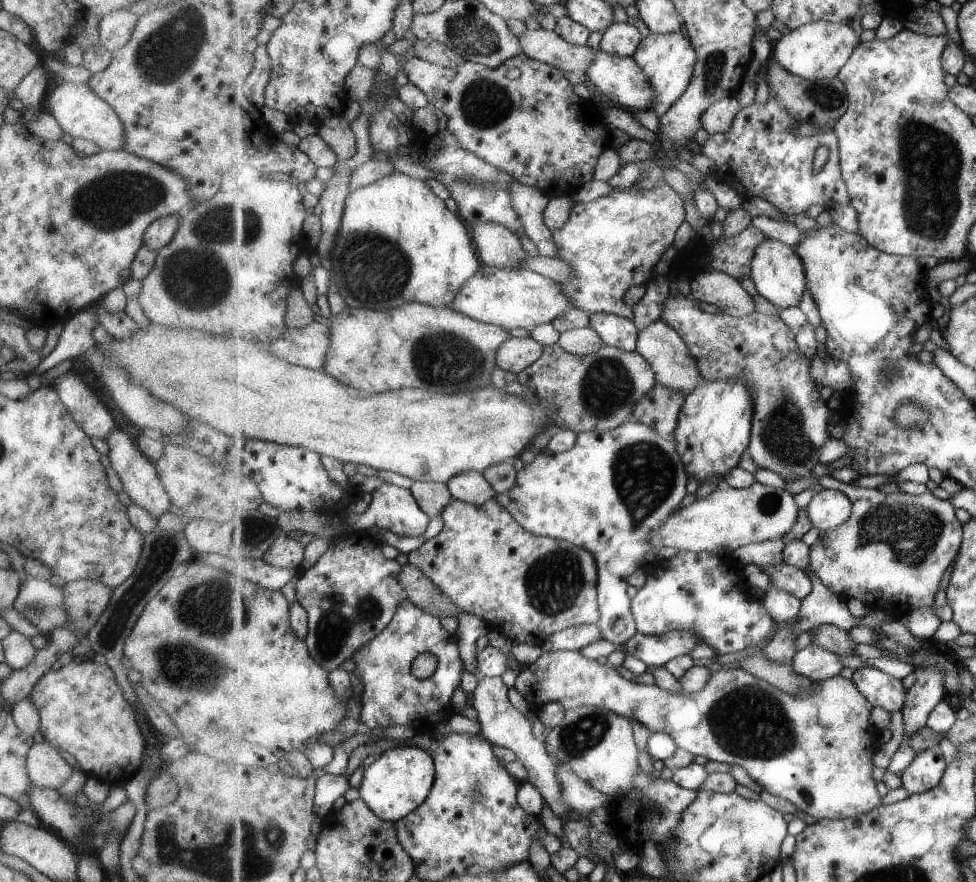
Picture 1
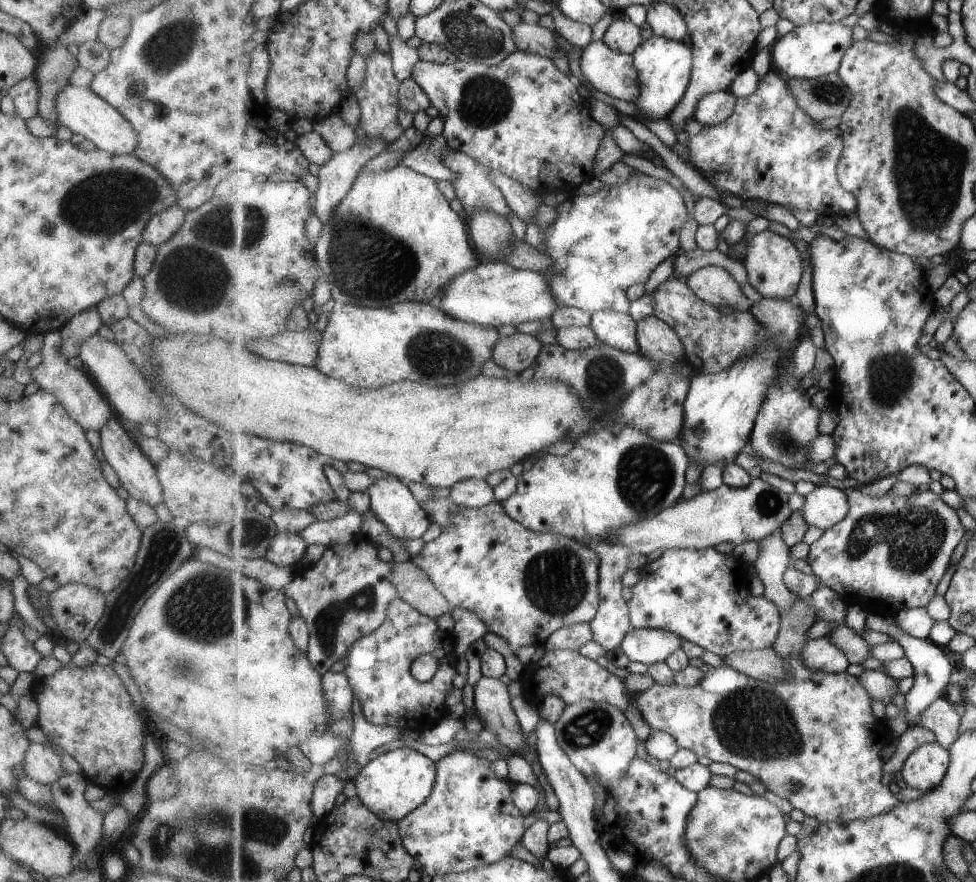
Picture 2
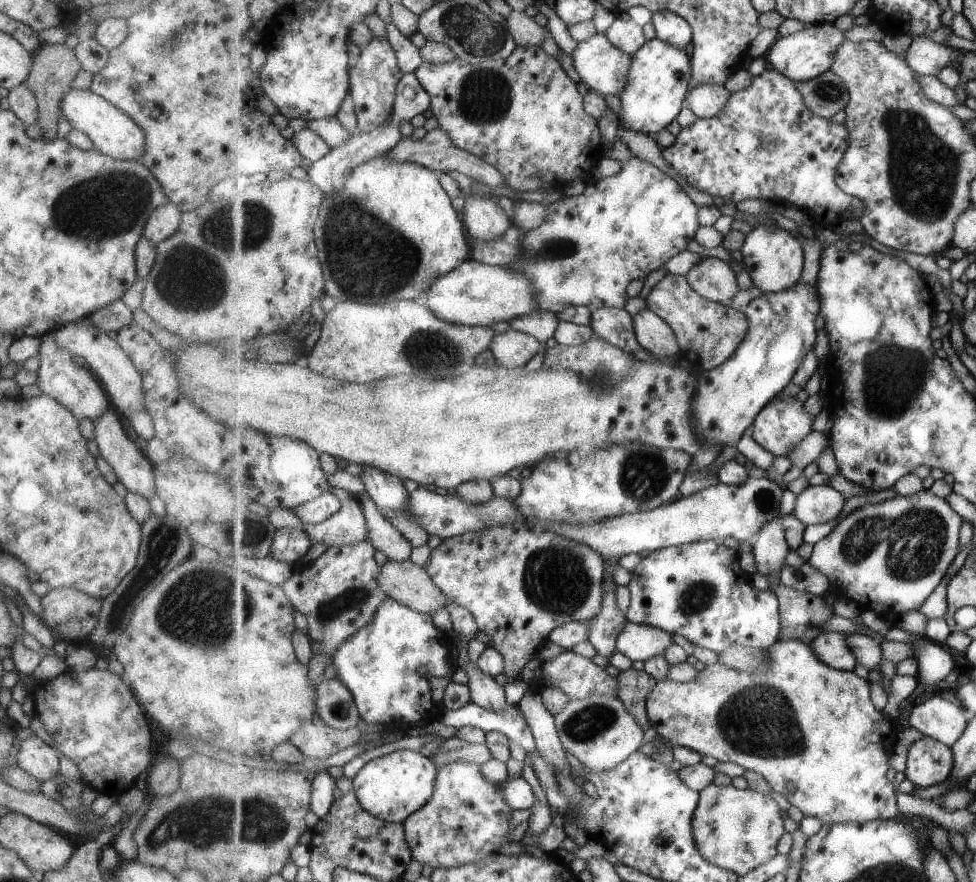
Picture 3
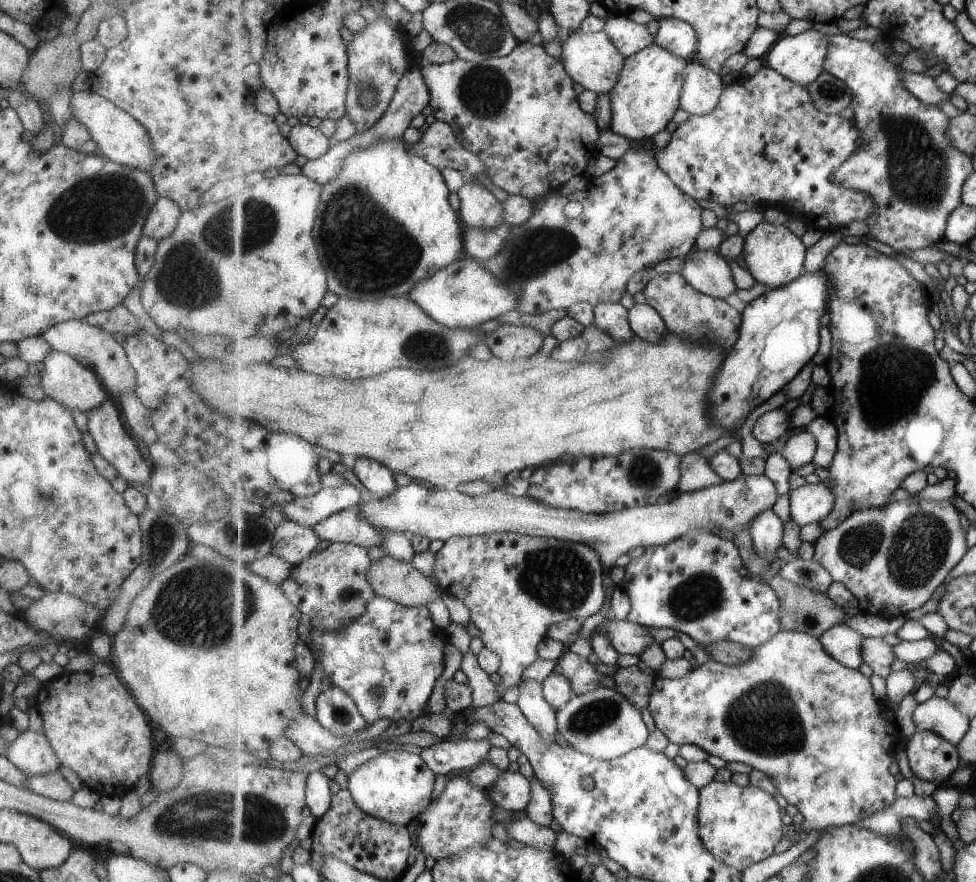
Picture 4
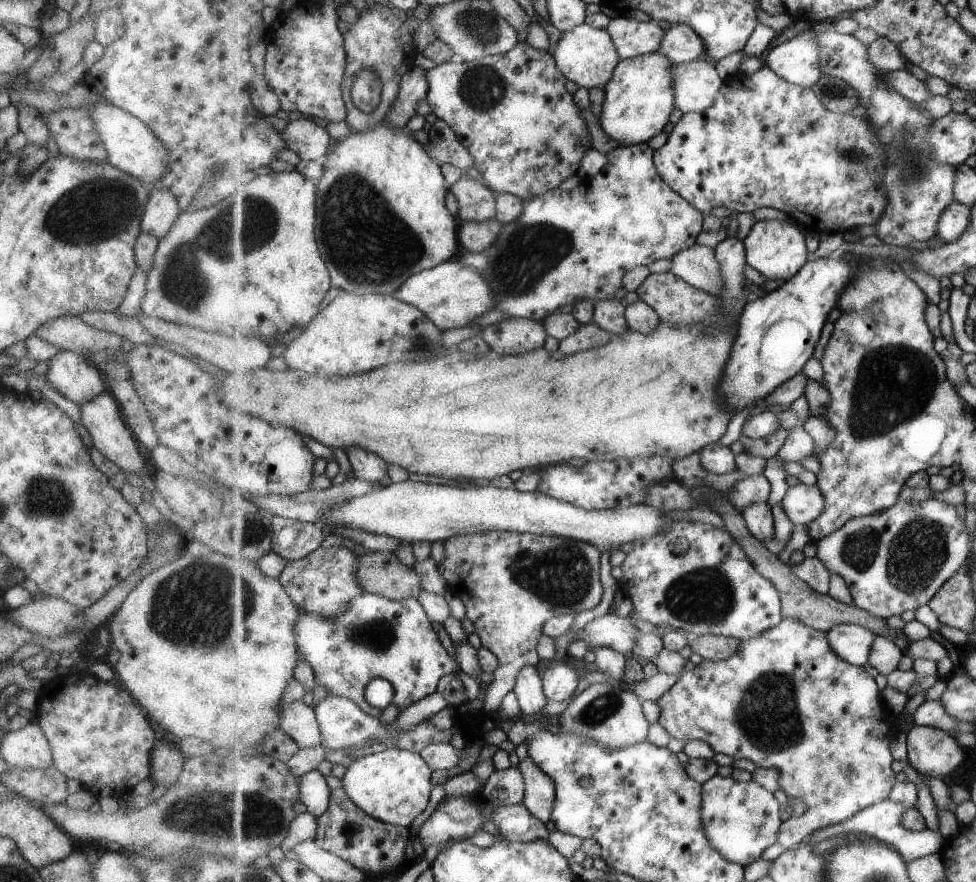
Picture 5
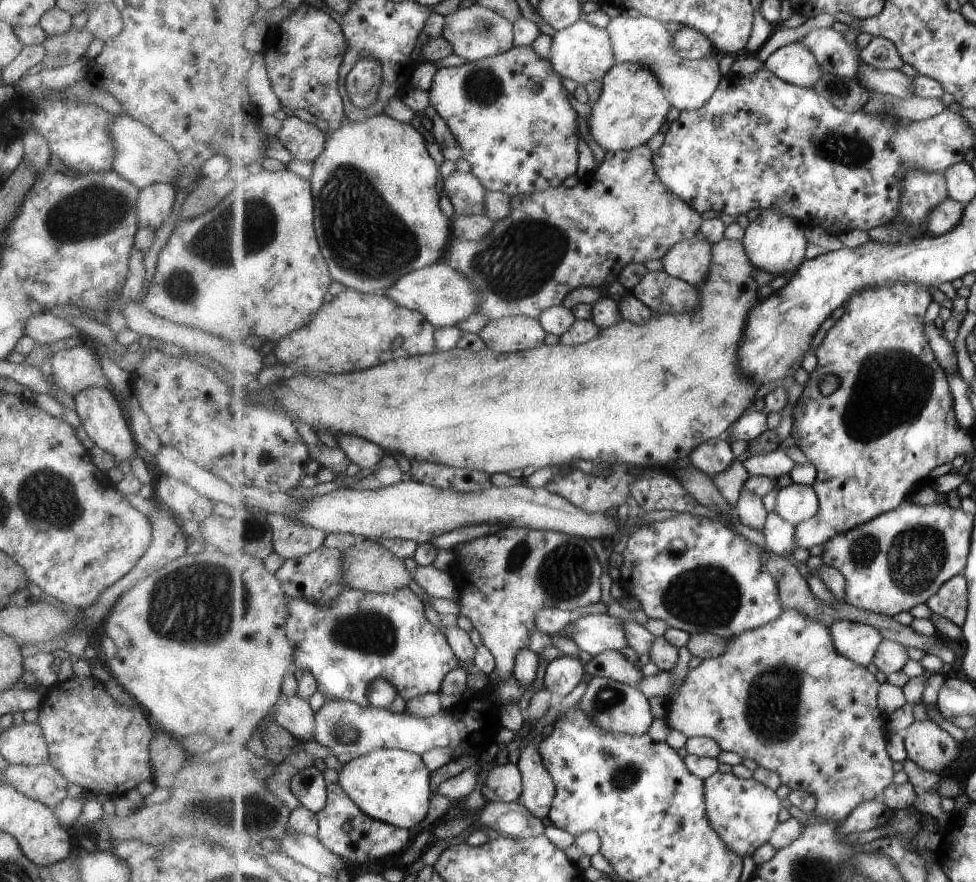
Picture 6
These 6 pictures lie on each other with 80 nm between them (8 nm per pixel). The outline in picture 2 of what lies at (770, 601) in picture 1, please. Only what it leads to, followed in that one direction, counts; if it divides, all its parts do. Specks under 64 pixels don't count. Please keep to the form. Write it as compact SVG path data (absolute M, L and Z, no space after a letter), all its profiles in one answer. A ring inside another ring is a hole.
M776 530L761 543L759 560L753 564L765 586L763 596L773 601L780 611L790 609L799 596L784 581L784 574L791 566L791 547L783 540L783 531Z

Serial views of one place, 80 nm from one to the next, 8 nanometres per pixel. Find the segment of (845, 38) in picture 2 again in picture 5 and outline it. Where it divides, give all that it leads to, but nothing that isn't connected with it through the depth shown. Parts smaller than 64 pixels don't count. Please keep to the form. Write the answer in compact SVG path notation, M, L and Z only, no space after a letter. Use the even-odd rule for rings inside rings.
M805 31L771 48L764 57L764 64L789 82L812 87L823 73L816 34Z

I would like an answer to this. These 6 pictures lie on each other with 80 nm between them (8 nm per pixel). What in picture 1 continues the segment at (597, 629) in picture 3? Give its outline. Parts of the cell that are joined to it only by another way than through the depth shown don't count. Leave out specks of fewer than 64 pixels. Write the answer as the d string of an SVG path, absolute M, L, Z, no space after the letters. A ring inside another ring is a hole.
M630 419L608 431L582 432L577 436L574 447L568 451L552 453L541 450L532 463L524 465L518 472L516 483L508 491L497 494L496 499L525 530L537 536L564 538L594 554L598 566L601 611L597 625L601 627L605 639L625 645L638 631L632 598L627 594L628 578L646 566L643 560L652 547L648 539L681 508L680 504L687 496L689 478L675 438L664 437L649 425Z

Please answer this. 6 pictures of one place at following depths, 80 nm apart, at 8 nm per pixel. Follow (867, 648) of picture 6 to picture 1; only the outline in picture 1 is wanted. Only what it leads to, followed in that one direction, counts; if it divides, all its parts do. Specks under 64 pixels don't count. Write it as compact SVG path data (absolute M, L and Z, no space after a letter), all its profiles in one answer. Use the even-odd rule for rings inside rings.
M810 643L801 649L792 662L800 675L809 677L814 682L821 682L839 675L844 664L841 657L818 644Z

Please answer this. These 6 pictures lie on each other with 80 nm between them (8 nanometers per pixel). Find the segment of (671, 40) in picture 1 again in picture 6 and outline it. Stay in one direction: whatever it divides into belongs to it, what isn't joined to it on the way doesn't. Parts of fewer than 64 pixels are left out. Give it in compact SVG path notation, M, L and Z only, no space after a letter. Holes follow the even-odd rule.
M642 62L617 63L603 80L602 95L591 105L589 135L605 152L630 151L648 144L674 104L657 73Z

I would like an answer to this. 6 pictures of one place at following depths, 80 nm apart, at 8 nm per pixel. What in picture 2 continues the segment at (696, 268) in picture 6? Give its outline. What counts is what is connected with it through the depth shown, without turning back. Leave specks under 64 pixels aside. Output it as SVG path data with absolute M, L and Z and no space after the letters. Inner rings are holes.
M709 265L687 278L693 292L713 306L731 306L735 311L750 311L755 304L743 294L737 279L726 268Z

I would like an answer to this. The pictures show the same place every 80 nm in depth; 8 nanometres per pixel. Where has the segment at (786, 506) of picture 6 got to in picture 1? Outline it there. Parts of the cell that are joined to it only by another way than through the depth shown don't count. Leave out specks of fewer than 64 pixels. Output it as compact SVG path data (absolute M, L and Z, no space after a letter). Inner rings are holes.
M825 488L816 494L807 508L814 526L824 532L852 517L853 501L838 488Z

